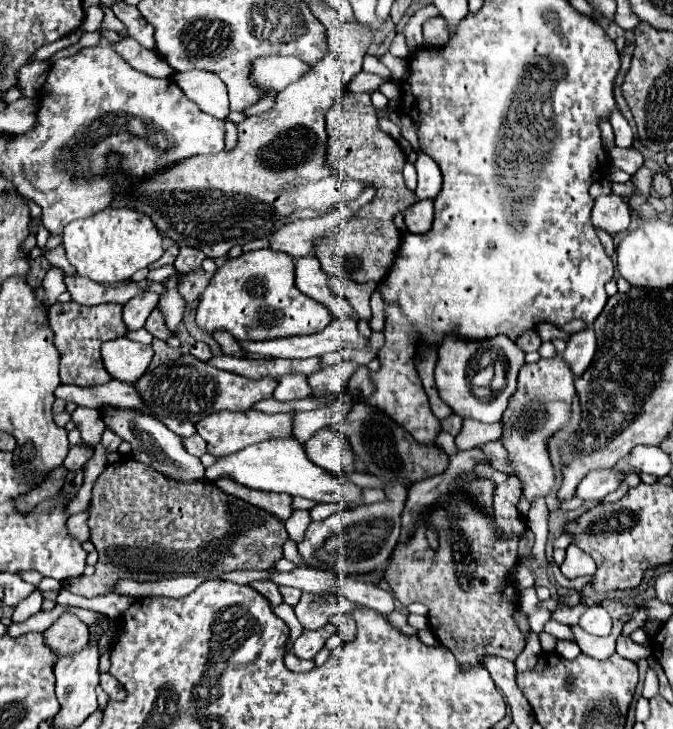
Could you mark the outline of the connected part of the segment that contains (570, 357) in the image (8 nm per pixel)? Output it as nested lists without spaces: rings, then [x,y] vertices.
[[[588,327],[570,335],[570,345],[564,351],[564,359],[574,375],[582,375],[582,371],[588,369],[594,353],[596,353],[596,339],[594,331]]]

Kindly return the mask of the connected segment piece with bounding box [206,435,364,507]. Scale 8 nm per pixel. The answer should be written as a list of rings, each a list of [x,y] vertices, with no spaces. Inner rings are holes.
[[[294,435],[268,439],[256,445],[250,445],[238,453],[220,457],[212,467],[206,469],[206,479],[214,481],[218,477],[232,477],[240,485],[246,485],[250,489],[260,491],[276,491],[276,493],[288,493],[288,495],[300,495],[306,499],[312,499],[316,503],[348,503],[350,507],[364,505],[362,487],[342,481],[338,475],[330,475],[328,471],[322,471],[322,467],[310,463],[306,457],[302,445]]]

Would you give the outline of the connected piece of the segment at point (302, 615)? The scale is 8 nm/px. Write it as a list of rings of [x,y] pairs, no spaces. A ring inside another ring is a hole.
[[[302,593],[298,605],[294,607],[296,617],[304,631],[320,629],[328,623],[328,619],[336,613],[352,613],[356,605],[338,597],[338,595],[312,595]]]

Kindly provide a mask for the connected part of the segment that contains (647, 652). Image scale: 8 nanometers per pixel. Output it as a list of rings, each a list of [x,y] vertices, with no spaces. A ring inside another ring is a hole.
[[[619,635],[616,641],[616,652],[631,661],[638,662],[641,659],[647,659],[653,655],[649,646],[642,646],[634,643],[630,638]]]

